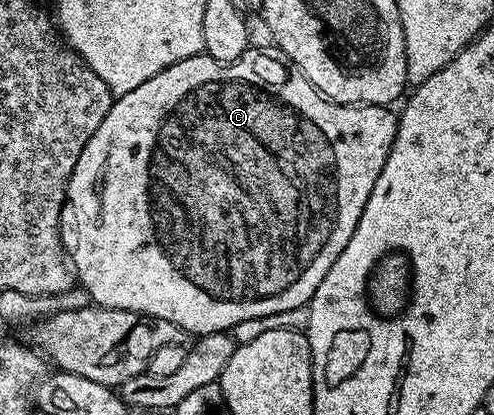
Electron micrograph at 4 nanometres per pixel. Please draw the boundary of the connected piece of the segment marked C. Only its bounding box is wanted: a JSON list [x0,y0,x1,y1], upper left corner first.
[59,48,399,336]

